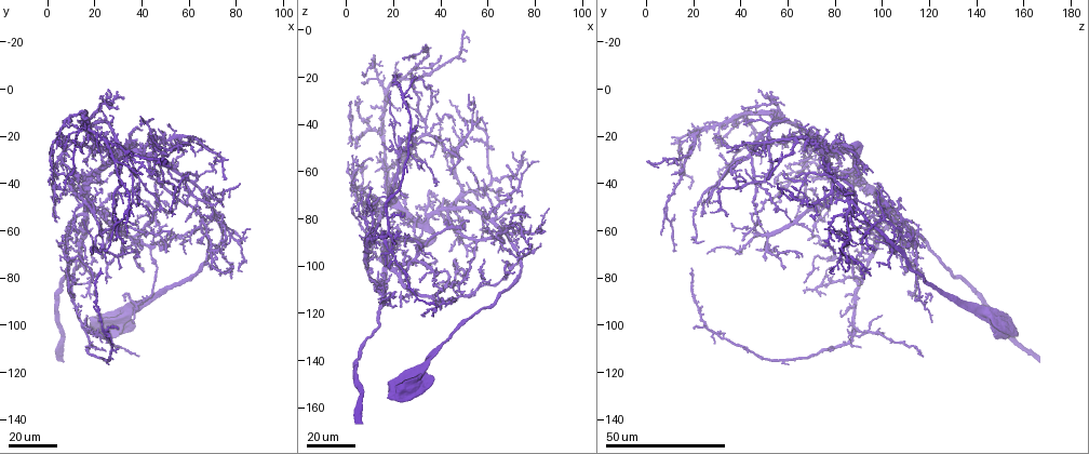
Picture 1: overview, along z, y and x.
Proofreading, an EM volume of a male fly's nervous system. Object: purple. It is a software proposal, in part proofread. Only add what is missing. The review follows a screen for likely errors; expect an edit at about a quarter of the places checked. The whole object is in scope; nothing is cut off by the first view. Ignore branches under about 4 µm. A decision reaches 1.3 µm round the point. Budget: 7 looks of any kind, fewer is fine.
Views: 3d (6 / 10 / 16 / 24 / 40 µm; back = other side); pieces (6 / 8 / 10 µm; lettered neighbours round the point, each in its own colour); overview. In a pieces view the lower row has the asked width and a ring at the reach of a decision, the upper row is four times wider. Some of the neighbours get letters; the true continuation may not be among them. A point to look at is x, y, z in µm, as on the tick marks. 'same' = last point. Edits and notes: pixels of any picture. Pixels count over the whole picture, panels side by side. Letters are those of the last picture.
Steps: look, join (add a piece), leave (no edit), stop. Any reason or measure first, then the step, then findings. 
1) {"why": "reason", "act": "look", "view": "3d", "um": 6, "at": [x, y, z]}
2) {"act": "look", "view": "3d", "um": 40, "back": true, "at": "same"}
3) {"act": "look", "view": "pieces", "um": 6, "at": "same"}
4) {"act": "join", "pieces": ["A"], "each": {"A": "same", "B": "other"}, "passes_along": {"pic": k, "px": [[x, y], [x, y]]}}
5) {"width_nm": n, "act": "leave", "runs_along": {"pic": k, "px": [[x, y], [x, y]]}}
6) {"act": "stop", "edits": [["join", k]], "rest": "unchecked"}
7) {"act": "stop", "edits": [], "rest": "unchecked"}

{"why": "branch stops here", "act": "look", "view": "3d", "um": 24, "at": [30, 111, 41]}

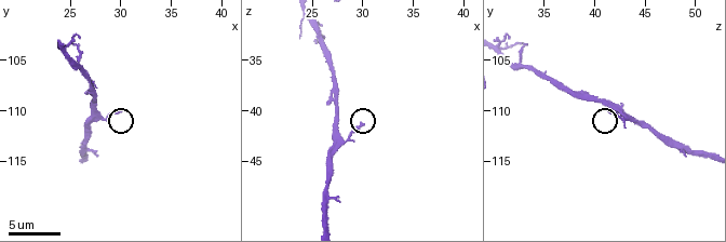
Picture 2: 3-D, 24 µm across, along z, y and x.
{"act": "look", "view": "pieces", "um": 8, "at": [29.8, 110.0, 41.2]}

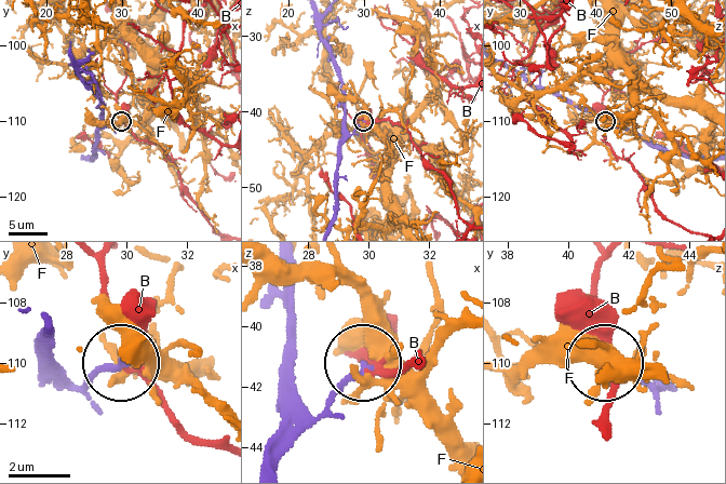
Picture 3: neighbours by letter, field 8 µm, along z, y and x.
{"width_nm": 200, "act": "leave", "each": {"B": "other", "F": "other"}, "runs_along": {"pic": 3, "px": [[71, 392], [118, 361]]}, "found": "none of them fits"}

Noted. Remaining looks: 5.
{"why": "tapers out", "act": "look", "view": "3d", "um": 40, "at": [7, 41, 17]}

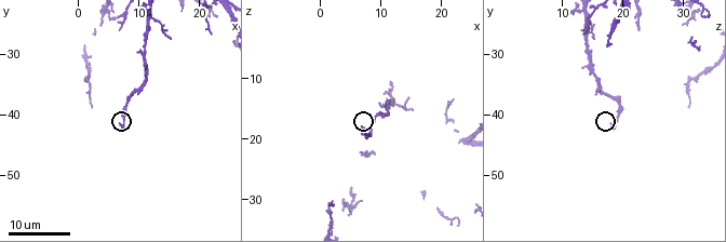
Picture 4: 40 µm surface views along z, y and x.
{"act": "look", "view": "pieces", "um": 8, "at": [6.5, 41.5, 18.0]}

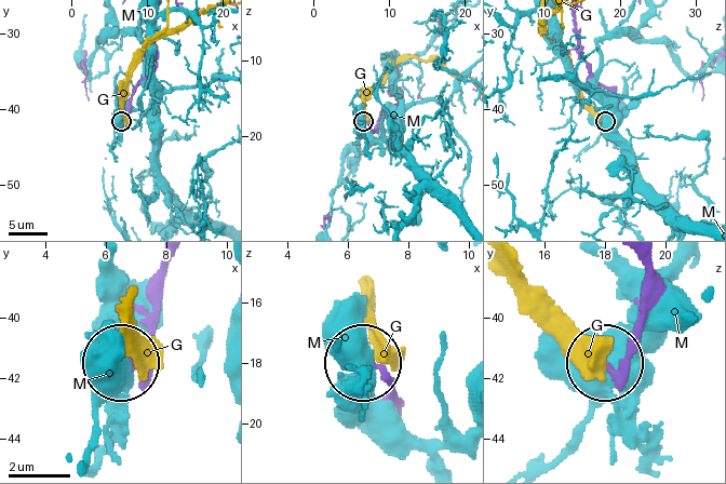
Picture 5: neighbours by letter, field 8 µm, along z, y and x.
{"act": "leave", "each": {"G": "other", "M": "other"}, "runs_along": {"pic": 5, "px": [[642, 265], [640, 335], [616, 363], [608, 361]]}, "found": "no lettered piece goes on from it"}

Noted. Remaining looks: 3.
{"why": "tapers out", "act": "look", "view": "3d", "um": 24, "at": [32, 90, 121]}

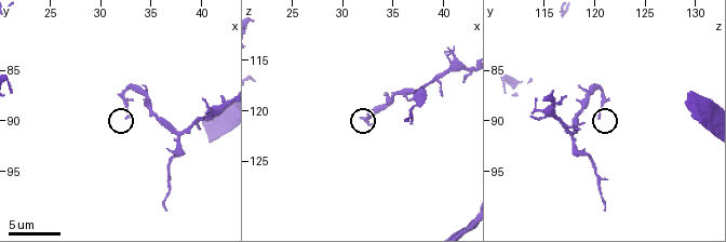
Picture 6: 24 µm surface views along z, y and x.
{"act": "look", "view": "pieces", "um": 6, "at": [32.8, 89.6, 120.4]}

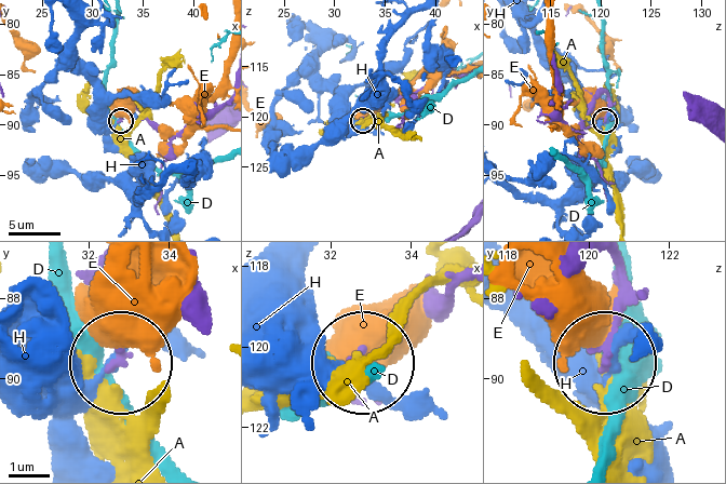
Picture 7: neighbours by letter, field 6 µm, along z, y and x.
{"width_nm": 190, "act": "leave", "each": {"A": "other", "D": "other", "E": "other", "H": "other"}, "runs_along": {"pic": 7, "px": [[614, 265], [617, 326], [606, 354]]}, "found": "no lettered piece goes on from it"}

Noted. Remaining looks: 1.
{"act": "stop", "edits": [], "rest": "unchecked"}

